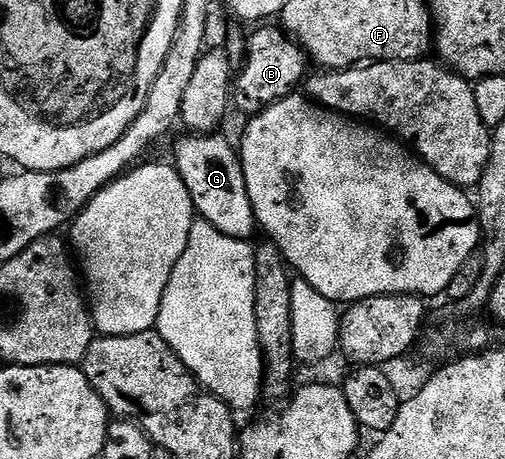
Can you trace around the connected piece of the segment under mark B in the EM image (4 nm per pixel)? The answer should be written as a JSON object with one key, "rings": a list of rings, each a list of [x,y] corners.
{"rings":[[[260,26],[256,33],[249,35],[248,39],[248,56],[245,58],[244,67],[238,72],[238,77],[234,82],[234,104],[245,112],[245,117],[251,118],[260,112],[265,112],[271,104],[276,104],[282,98],[293,95],[296,88],[305,83],[306,73],[310,68],[310,61],[304,55],[304,49],[284,31],[283,27],[268,28],[272,26]]]}

